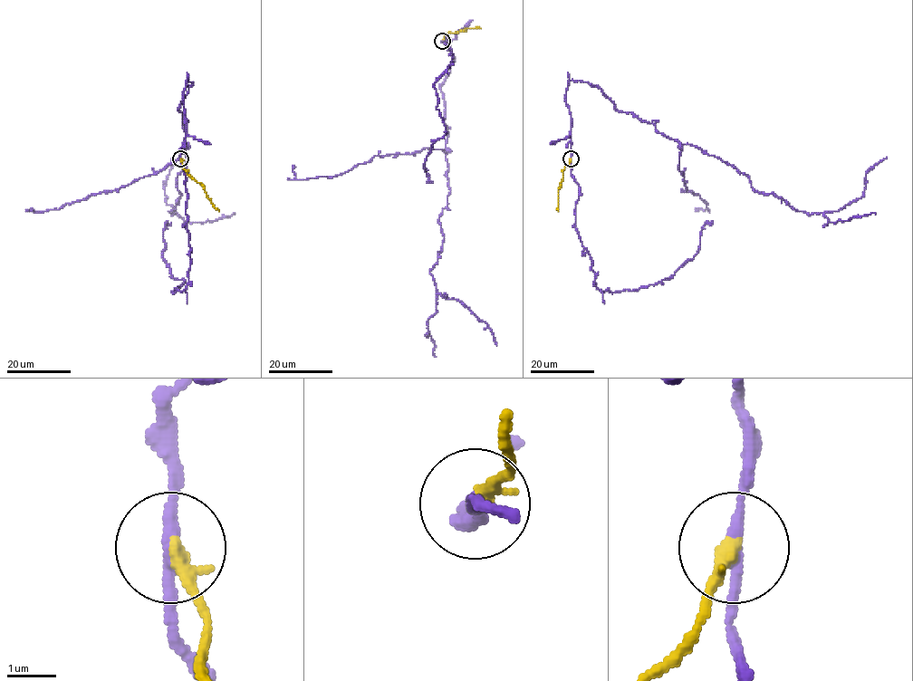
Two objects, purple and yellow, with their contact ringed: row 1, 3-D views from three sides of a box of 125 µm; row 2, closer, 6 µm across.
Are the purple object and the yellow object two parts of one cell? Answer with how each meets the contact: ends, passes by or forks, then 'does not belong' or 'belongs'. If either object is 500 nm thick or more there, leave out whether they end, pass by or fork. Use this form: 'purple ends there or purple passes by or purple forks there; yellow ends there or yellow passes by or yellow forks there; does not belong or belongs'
purple passes by; yellow ends there; does not belong

